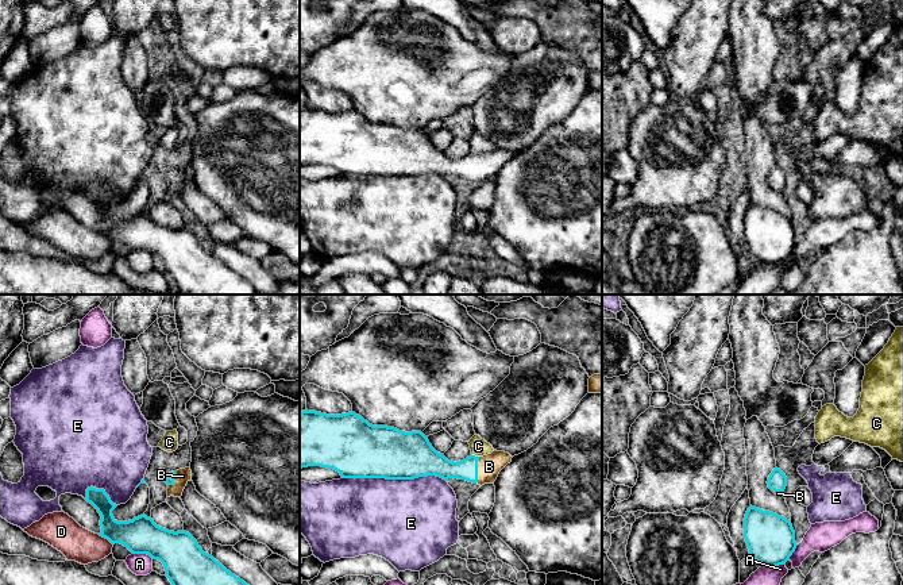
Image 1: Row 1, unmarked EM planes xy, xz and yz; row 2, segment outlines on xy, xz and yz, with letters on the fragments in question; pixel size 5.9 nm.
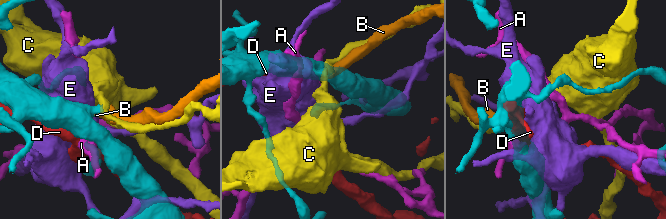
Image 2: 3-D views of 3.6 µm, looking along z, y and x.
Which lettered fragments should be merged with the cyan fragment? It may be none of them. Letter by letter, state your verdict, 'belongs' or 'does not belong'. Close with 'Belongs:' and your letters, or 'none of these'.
A: does not belong
B: belongs
C: does not belong
D: does not belong
E: does not belong
Belongs: B

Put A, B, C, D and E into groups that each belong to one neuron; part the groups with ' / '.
A / B / C / D / E

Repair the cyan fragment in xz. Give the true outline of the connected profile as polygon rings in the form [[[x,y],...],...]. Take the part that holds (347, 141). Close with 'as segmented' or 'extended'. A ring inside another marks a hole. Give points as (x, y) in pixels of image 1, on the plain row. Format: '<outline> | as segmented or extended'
[[[316,108],[300,111],[300,166],[321,163],[333,166],[343,176],[414,177],[436,173],[472,181],[494,181],[499,169],[512,159],[512,153],[494,147],[483,154],[470,153],[463,158],[448,158],[437,150],[421,128],[405,130],[394,124],[373,123],[355,109],[327,112]]] | extended

